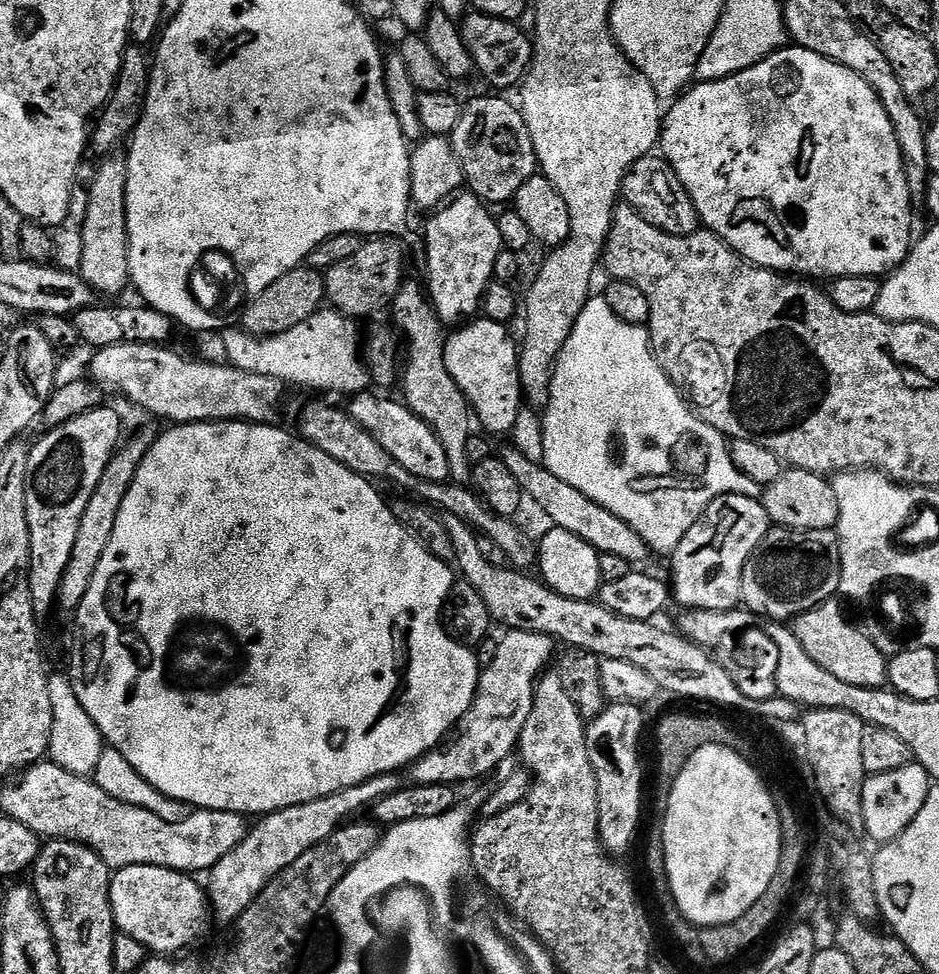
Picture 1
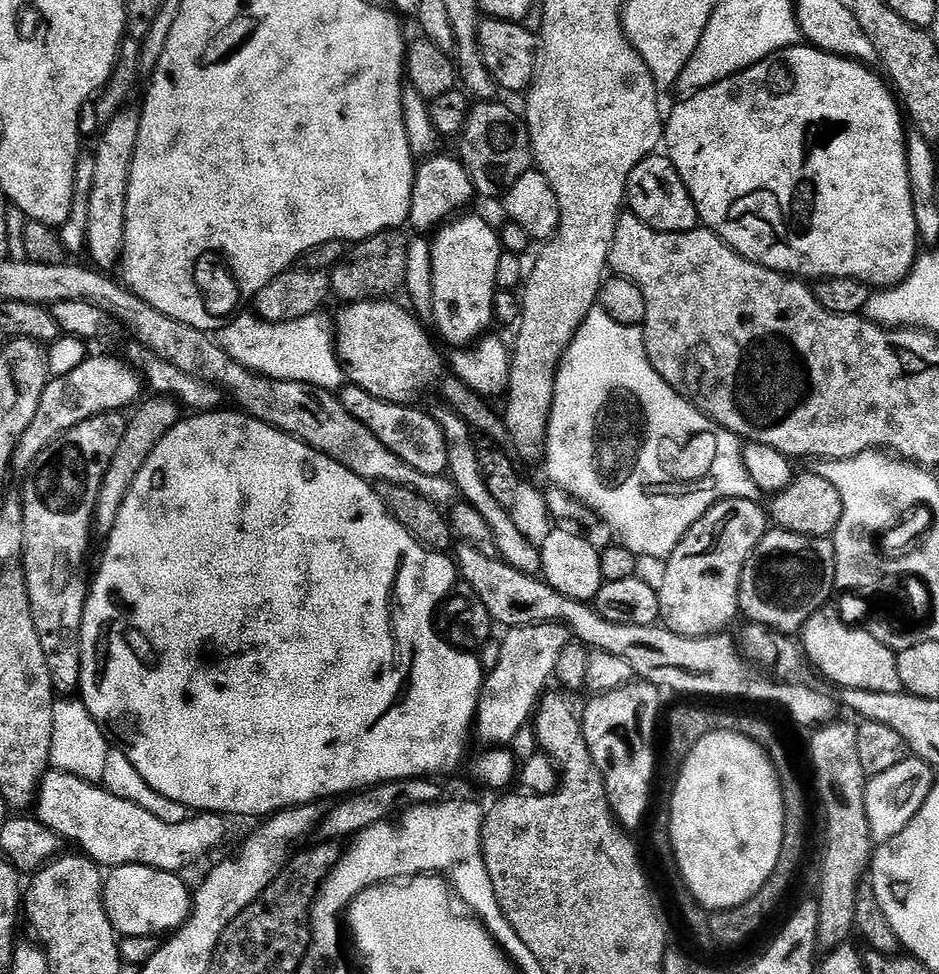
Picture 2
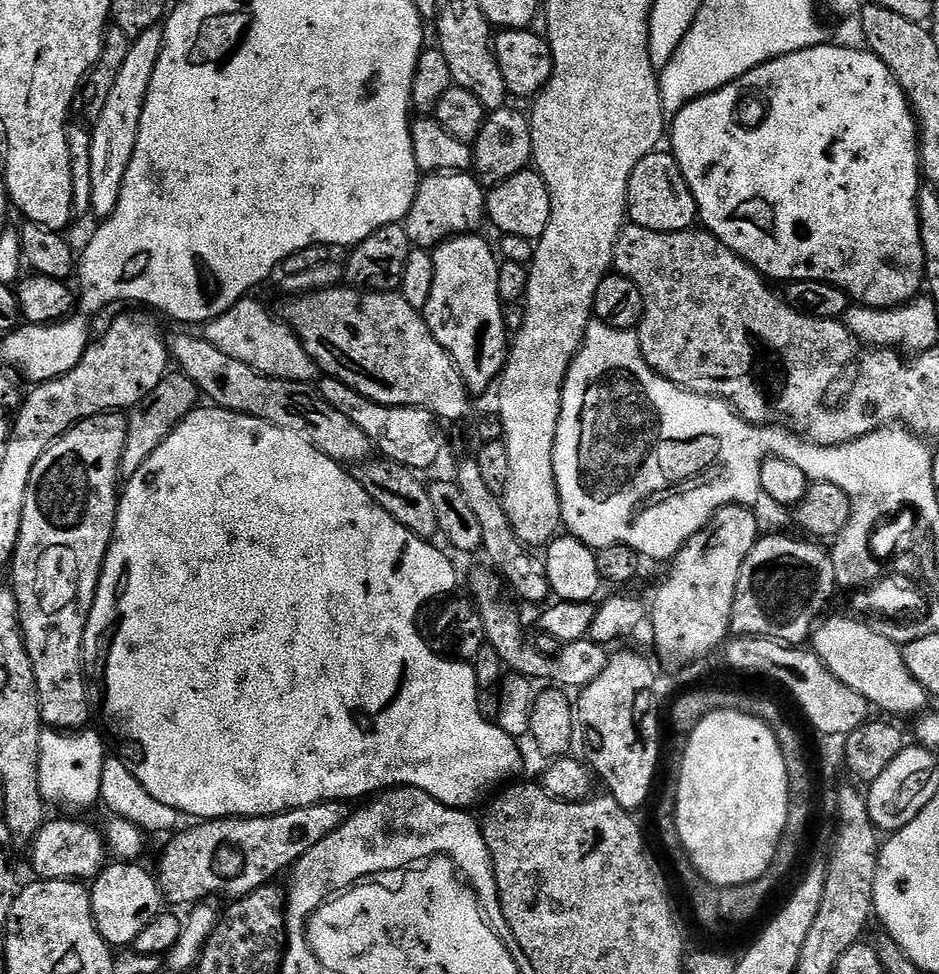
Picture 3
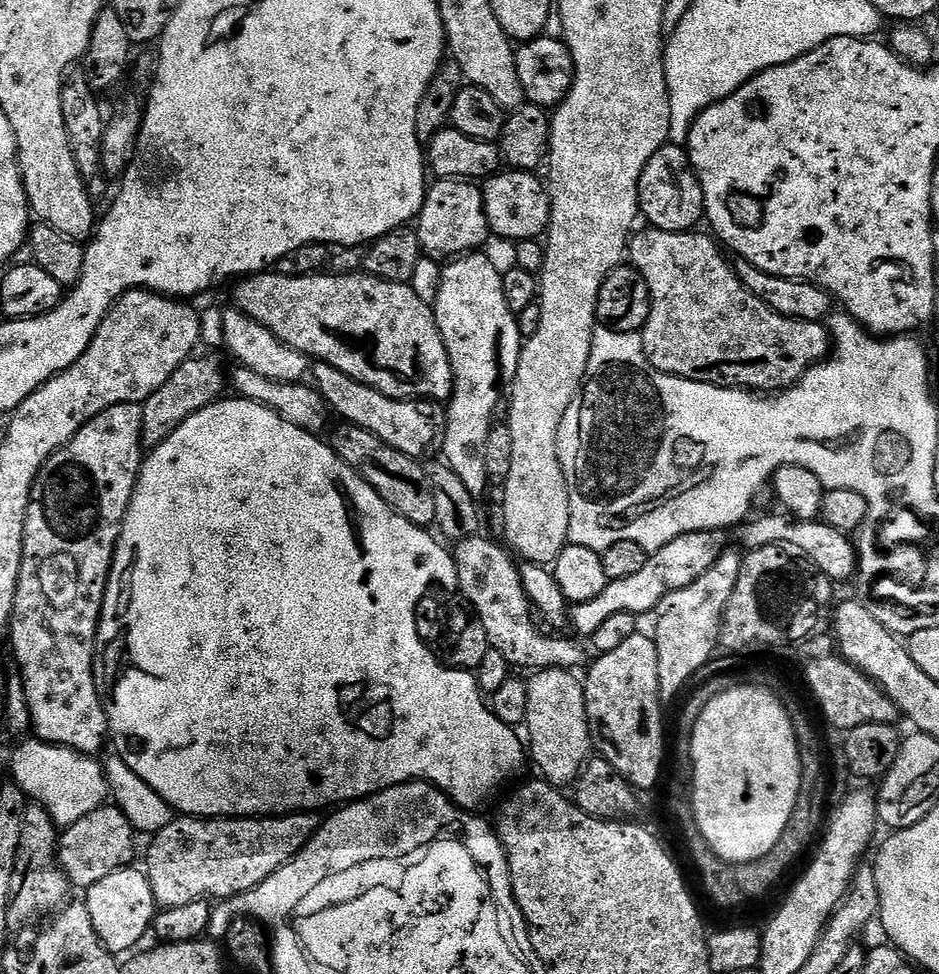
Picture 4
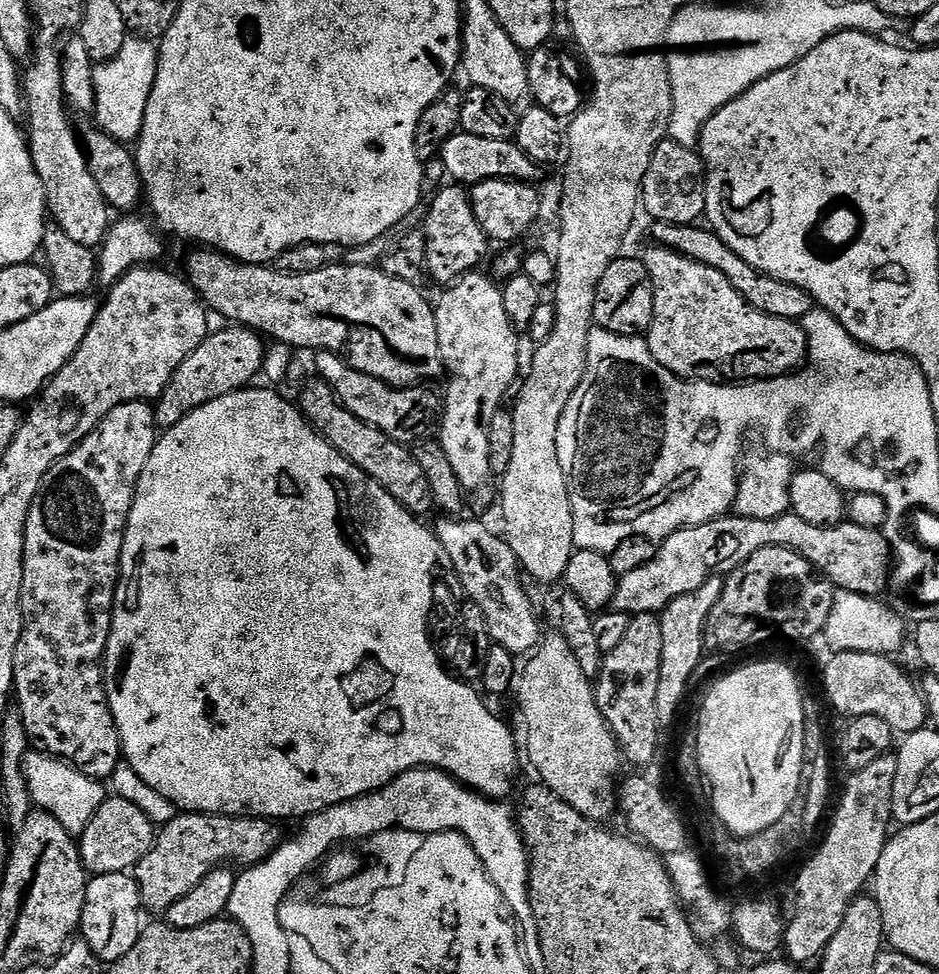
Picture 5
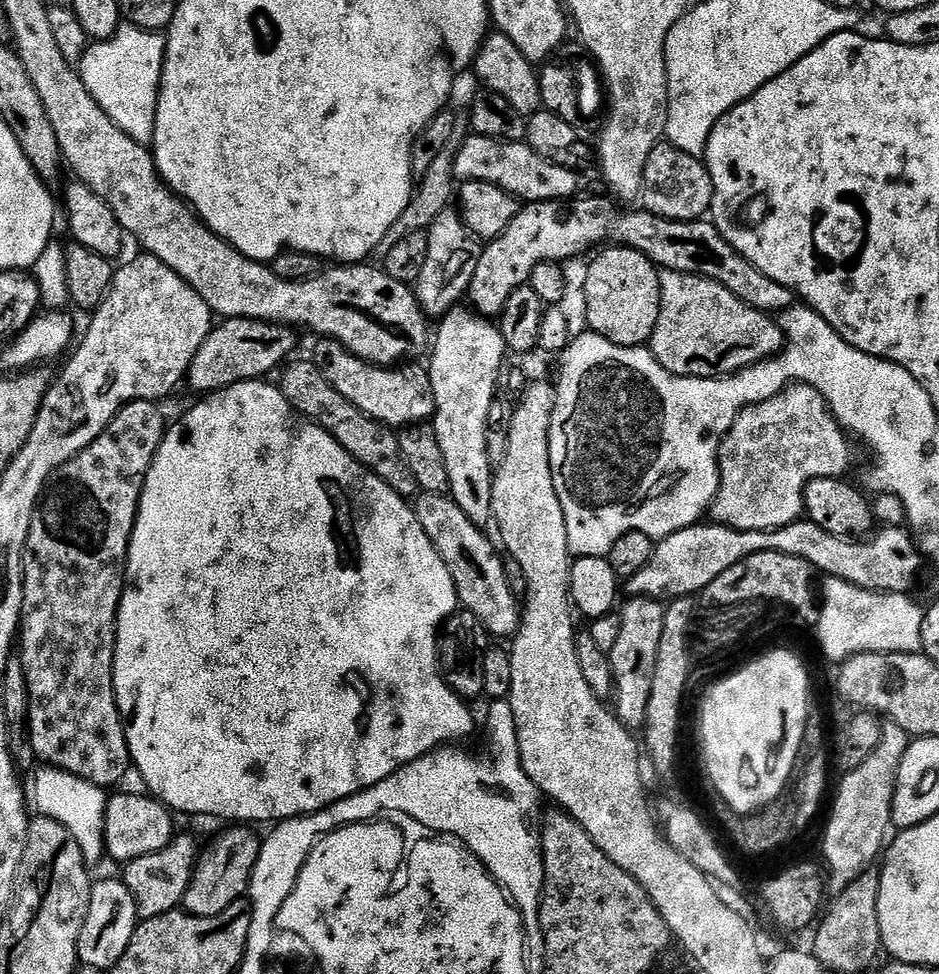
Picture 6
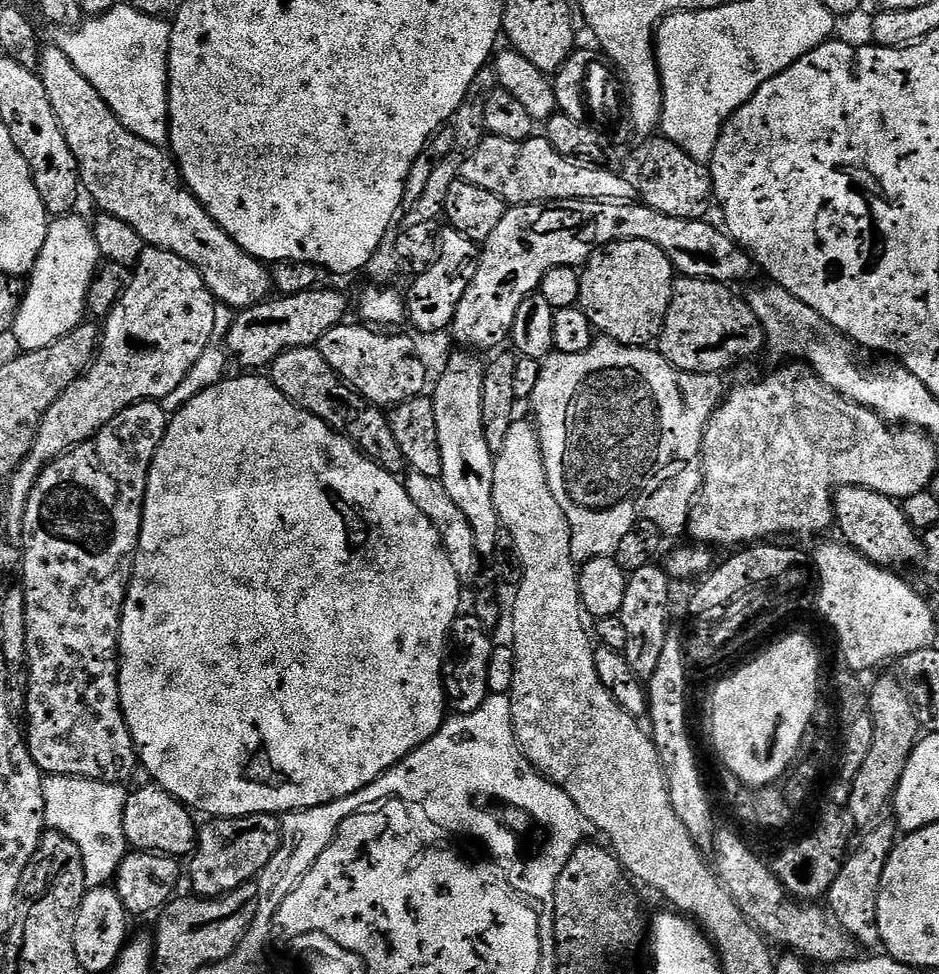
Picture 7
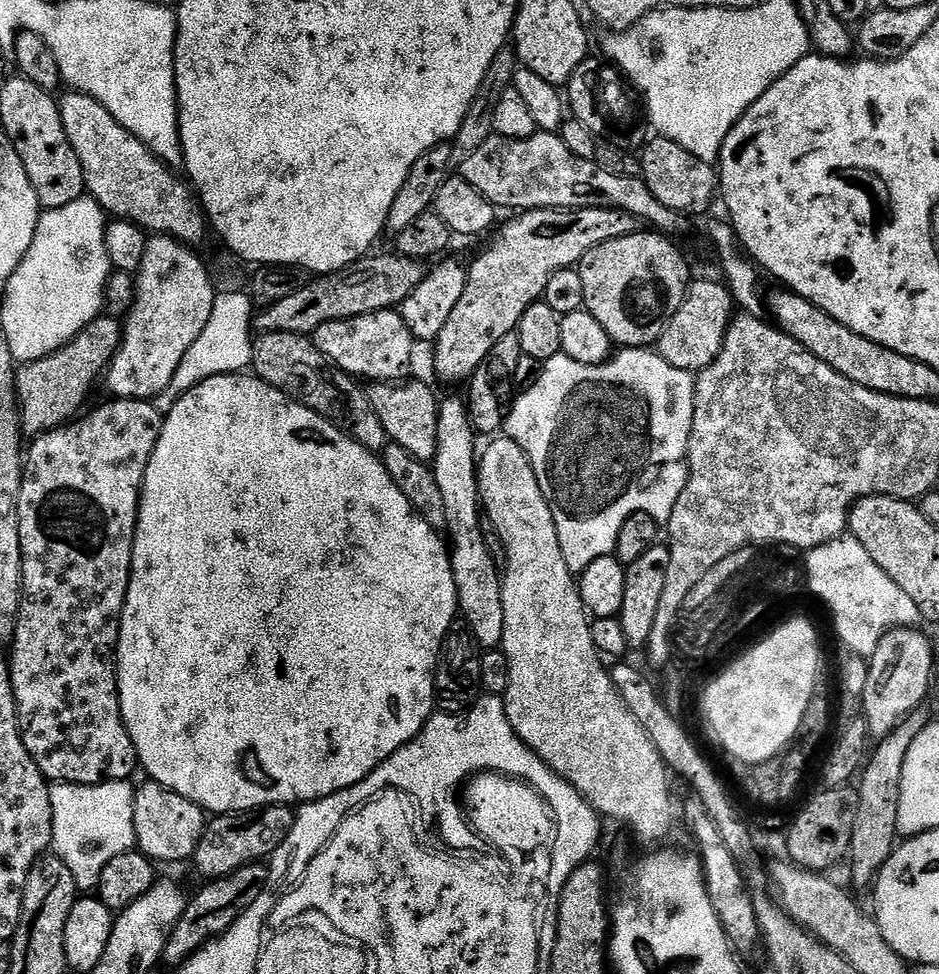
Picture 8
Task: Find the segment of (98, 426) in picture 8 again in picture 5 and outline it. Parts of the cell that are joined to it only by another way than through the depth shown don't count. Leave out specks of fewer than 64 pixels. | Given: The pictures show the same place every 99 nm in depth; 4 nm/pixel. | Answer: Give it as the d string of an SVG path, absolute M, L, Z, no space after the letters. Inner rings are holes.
M128 400L119 404L91 432L85 440L70 454L62 457L42 478L38 486L38 494L30 506L30 514L24 531L24 569L22 570L22 590L20 591L20 609L24 625L18 642L18 650L14 654L14 700L24 719L31 747L35 751L55 756L57 760L67 760L72 767L86 774L91 780L107 781L114 770L122 762L122 749L118 726L114 722L114 714L108 708L108 691L104 689L104 652L108 648L108 639L112 629L112 608L116 604L116 585L120 583L120 559L124 545L124 531L130 518L132 503L136 497L136 487L142 478L142 470L146 470L146 462L150 462L152 451L158 439L156 426L156 409L151 403L143 400Z

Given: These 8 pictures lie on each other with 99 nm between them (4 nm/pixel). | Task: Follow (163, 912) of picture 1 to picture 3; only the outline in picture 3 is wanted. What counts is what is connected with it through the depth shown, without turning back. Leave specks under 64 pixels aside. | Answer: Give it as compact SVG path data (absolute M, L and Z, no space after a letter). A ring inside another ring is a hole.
M112 862L91 881L94 922L110 946L135 945L138 934L142 934L142 930L146 930L162 911L162 893L157 877L140 866L136 862Z

